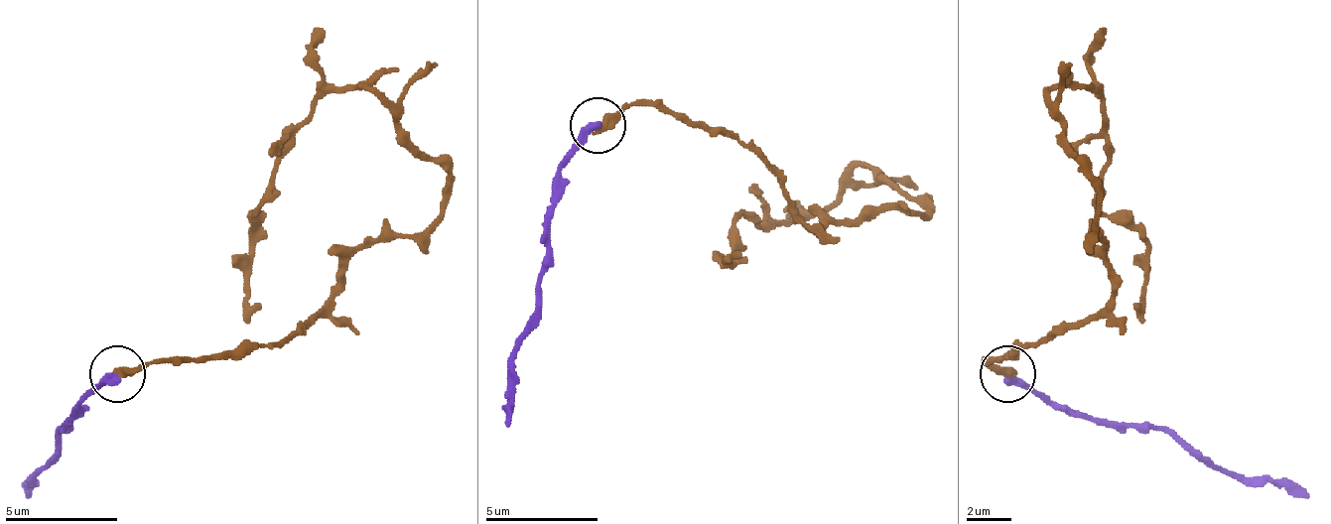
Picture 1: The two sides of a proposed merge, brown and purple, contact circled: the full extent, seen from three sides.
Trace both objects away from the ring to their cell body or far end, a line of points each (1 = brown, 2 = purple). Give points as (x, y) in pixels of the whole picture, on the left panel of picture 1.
1: (118, 375), (287, 341), (365, 246), (439, 212), (445, 173), (371, 88), (293, 139), (247, 325)
2: (118, 375), (63, 426), (57, 448), (34, 470), (29, 498)

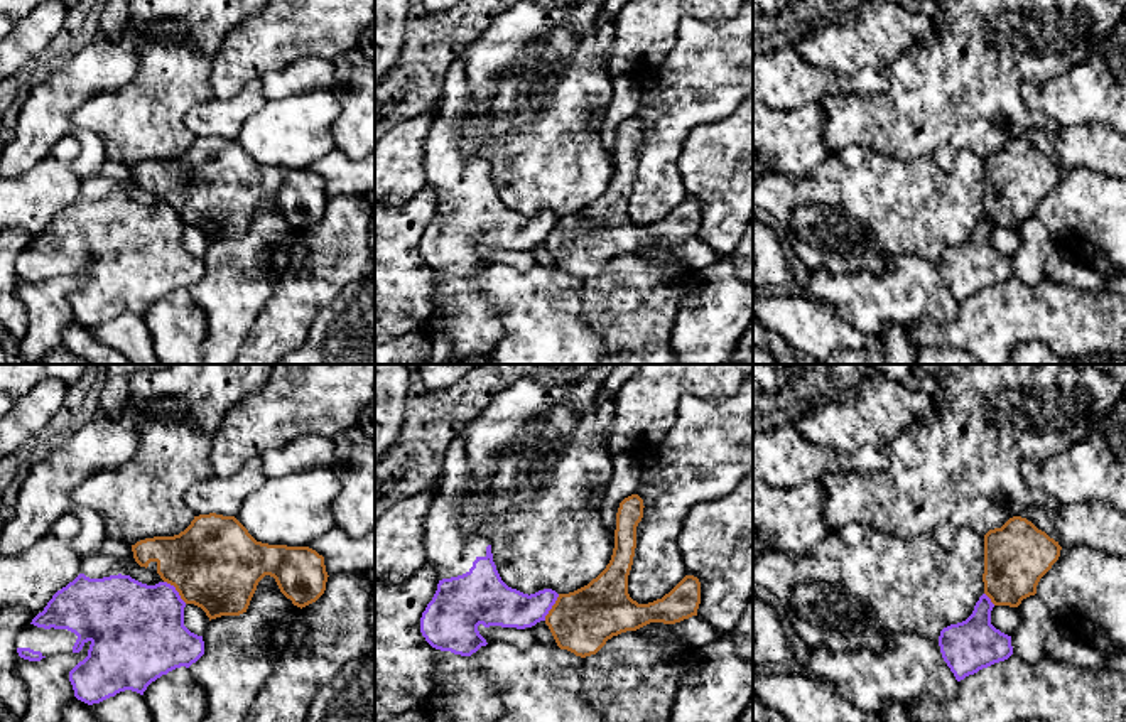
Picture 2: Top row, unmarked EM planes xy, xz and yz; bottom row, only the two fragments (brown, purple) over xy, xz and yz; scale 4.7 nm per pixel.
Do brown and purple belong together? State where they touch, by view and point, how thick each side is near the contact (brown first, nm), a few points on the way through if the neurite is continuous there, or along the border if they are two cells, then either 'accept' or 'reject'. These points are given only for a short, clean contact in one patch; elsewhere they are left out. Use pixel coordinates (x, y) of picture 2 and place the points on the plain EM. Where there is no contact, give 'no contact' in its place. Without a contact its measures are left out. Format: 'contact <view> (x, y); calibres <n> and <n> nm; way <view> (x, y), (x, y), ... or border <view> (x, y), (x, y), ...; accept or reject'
contact xy (176, 211); calibres 440 and 420 nm; border xy (164, 203), (186, 225); reject

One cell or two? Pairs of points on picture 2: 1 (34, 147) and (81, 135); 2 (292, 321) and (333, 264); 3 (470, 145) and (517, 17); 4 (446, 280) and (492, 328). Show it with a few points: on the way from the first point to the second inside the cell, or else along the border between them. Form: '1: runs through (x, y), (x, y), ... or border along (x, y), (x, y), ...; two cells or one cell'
1: runs through (46, 135), (51, 130), (70, 130); one cell
2: runs through (292, 307), (319, 277); one cell
3: runs through (502, 113), (507, 108), (510, 49); one cell
4: runs through (449, 297), (453, 311), (470, 328), (475, 328); one cell

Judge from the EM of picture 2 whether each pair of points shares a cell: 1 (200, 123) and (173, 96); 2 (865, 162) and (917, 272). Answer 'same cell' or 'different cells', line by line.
1: different cells
2: different cells

